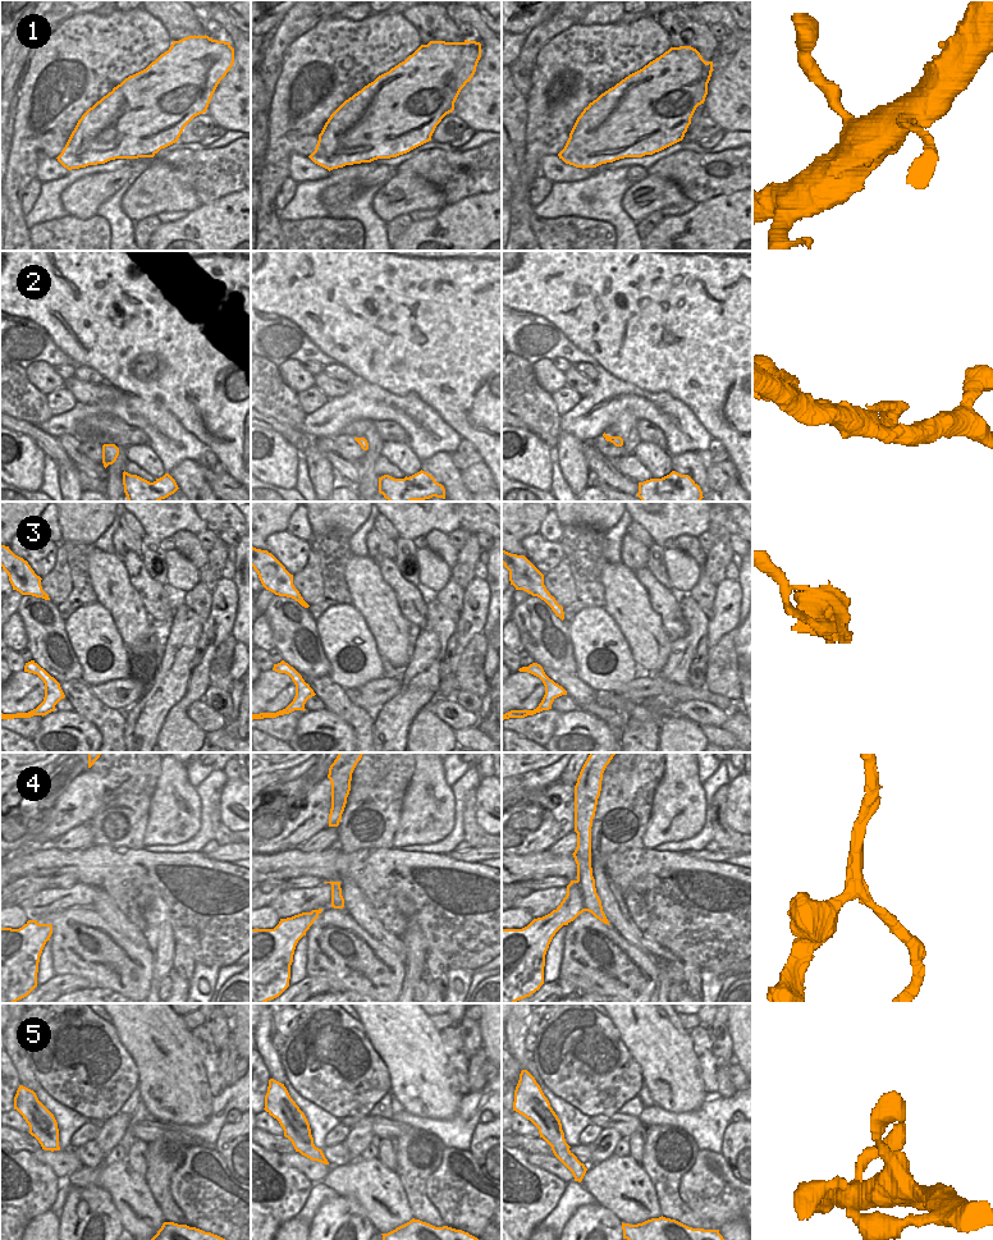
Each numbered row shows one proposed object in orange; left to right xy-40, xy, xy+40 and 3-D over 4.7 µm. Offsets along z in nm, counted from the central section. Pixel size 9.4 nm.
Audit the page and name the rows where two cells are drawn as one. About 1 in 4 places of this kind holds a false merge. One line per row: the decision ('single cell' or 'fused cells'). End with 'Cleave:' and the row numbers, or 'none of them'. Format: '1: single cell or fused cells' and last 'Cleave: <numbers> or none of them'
1: single cell
2: single cell
3: fused cells
4: fused cells
5: single cell
Cleave: 3, 4

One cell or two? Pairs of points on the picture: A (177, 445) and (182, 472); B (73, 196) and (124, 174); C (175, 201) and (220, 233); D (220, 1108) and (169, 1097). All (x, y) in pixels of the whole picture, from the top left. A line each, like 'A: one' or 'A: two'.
A: two
B: one
C: two
D: two

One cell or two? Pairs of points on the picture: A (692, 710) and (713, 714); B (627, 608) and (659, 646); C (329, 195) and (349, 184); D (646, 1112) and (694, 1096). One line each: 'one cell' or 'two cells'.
A: one cell
B: one cell
C: one cell
D: two cells

